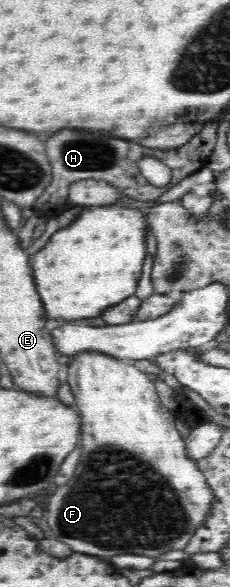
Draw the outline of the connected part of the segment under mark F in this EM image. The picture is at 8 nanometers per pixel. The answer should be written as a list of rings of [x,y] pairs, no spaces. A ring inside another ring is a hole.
[[[81,352],[74,356],[74,360],[67,366],[67,376],[65,378],[69,389],[74,396],[75,410],[81,417],[80,444],[82,448],[81,460],[74,475],[69,482],[53,486],[51,490],[51,500],[47,506],[47,526],[53,532],[53,538],[65,542],[67,546],[75,548],[75,552],[83,552],[89,556],[99,557],[100,559],[109,560],[112,556],[119,554],[140,554],[155,558],[171,550],[184,550],[189,544],[189,540],[197,528],[201,528],[209,516],[211,502],[213,502],[213,489],[209,487],[205,475],[197,467],[197,462],[187,457],[185,453],[184,437],[179,434],[175,427],[175,416],[163,406],[159,401],[159,396],[155,390],[154,378],[147,373],[139,371],[133,366],[132,362],[111,358],[100,352]]]

